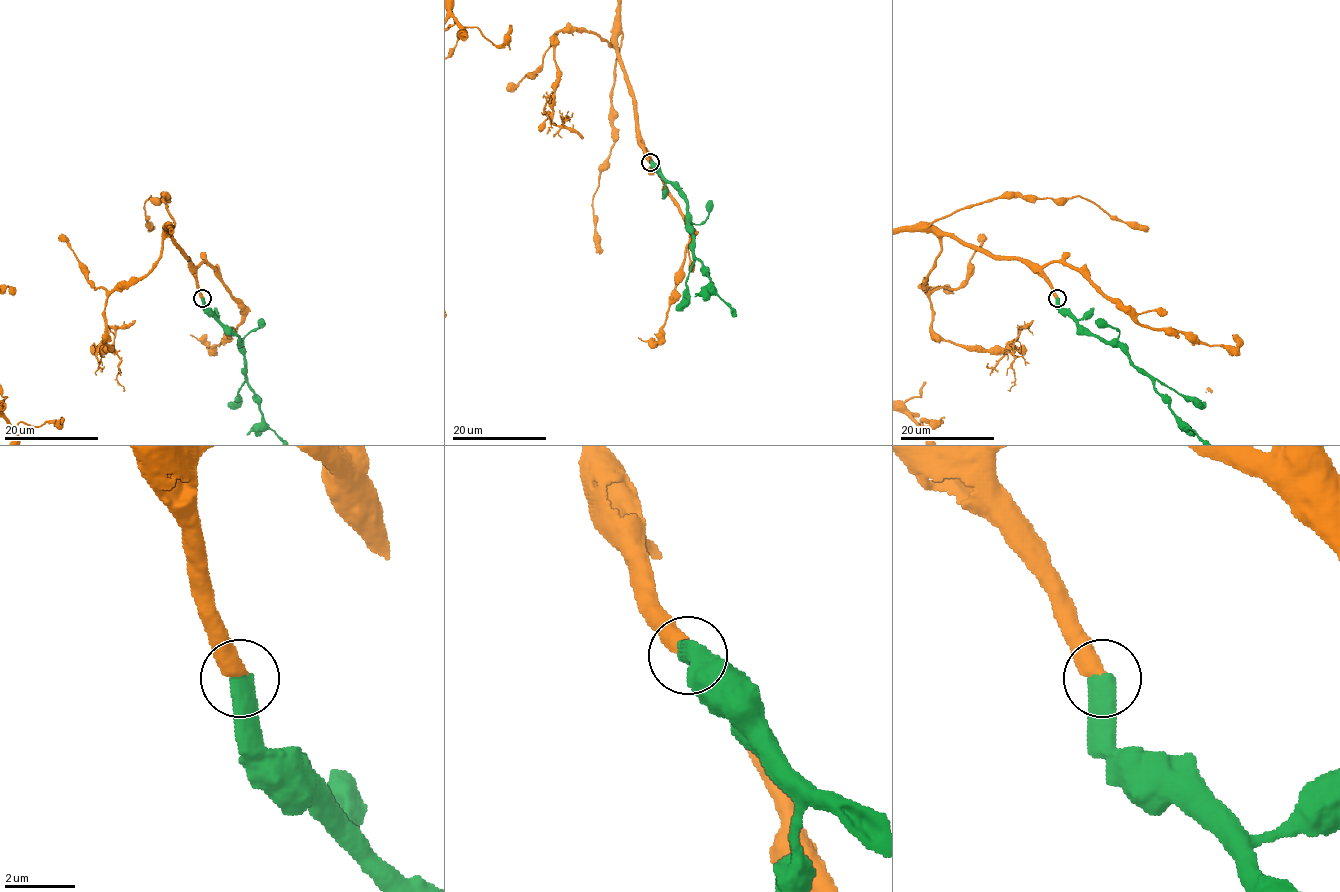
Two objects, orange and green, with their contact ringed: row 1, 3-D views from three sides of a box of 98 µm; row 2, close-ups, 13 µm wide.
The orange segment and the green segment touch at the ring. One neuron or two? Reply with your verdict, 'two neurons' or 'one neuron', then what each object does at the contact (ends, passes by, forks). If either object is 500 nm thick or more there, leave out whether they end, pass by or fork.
one neuron

